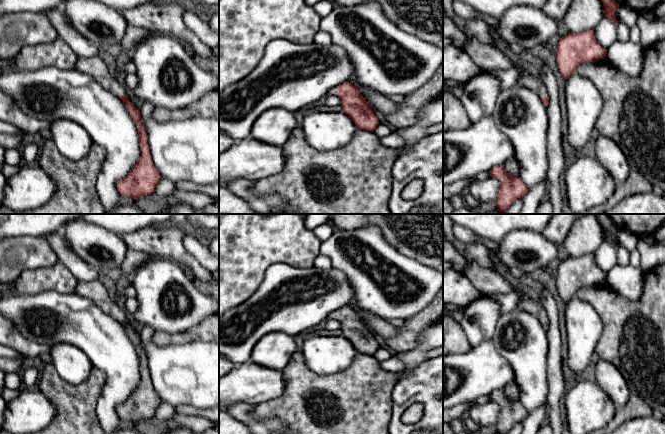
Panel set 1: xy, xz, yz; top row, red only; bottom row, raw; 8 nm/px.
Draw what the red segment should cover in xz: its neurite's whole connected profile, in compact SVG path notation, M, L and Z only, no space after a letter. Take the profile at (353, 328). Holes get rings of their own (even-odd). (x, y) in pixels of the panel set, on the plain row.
M350 306L331 312L328 319L336 319L341 323L342 335L351 342L358 353L374 356L379 349L369 327L360 318L358 311Z

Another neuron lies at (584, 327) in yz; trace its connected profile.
M575 294L566 304L565 324L568 366L580 375L591 363L591 356L603 334L603 322L594 307Z

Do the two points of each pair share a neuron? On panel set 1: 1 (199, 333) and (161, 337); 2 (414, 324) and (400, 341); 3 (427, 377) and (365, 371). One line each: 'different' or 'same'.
1: same
2: same
3: different

